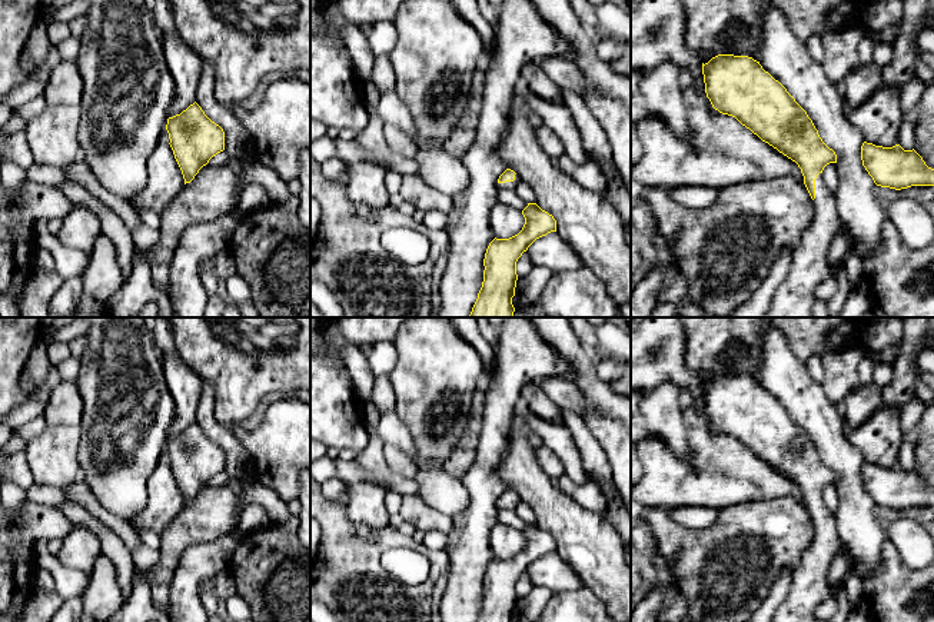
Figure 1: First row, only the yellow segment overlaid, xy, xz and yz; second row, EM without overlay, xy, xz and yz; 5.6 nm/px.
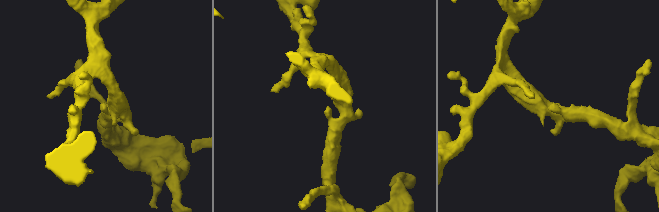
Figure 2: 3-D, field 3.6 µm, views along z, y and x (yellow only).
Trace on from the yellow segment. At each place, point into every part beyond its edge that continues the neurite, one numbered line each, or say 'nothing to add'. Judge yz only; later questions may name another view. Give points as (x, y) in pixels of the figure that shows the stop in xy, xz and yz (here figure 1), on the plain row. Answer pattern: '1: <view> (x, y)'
1: yz (810, 581)

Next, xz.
1: xz (508, 505)

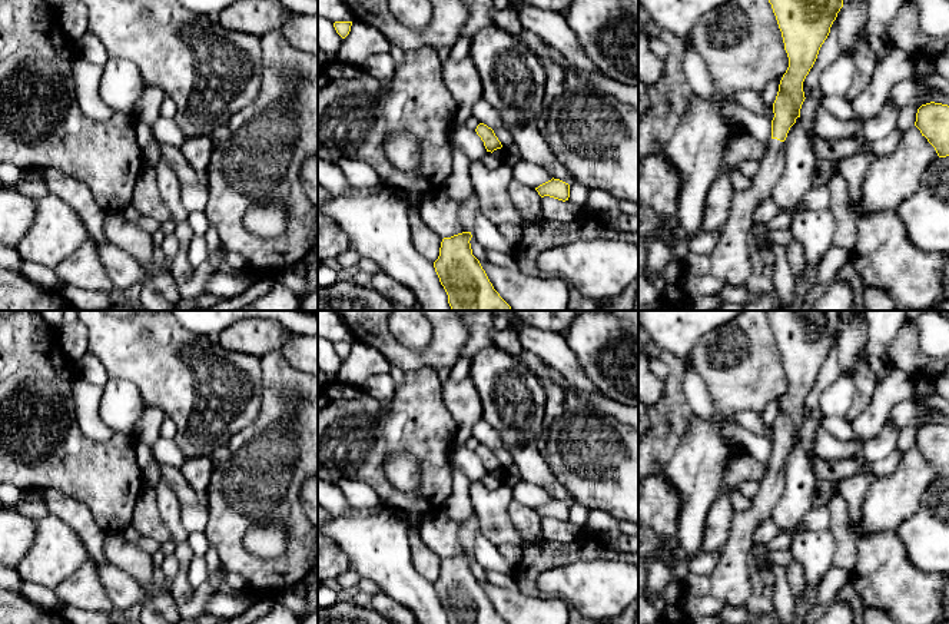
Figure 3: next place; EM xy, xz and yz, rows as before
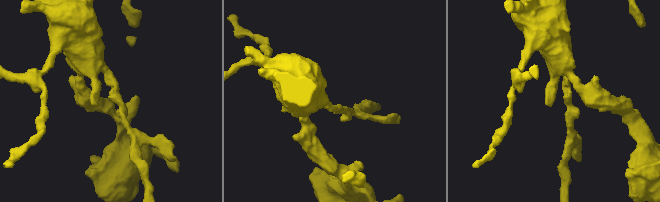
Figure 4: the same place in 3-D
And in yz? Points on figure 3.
1: yz (730, 583)

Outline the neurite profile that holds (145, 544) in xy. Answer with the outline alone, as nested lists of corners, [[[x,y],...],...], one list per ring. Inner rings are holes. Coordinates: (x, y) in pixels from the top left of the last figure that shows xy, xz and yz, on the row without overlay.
[[[142,535],[136,541],[136,547],[140,552],[152,557],[155,552],[160,550],[162,544],[157,540],[153,540],[147,535]]]

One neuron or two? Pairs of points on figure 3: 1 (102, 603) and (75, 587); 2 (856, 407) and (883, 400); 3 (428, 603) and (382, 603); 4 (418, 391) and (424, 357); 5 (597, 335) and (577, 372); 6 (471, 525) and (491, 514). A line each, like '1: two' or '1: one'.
1: one
2: two
3: two
4: two
5: two
6: two

